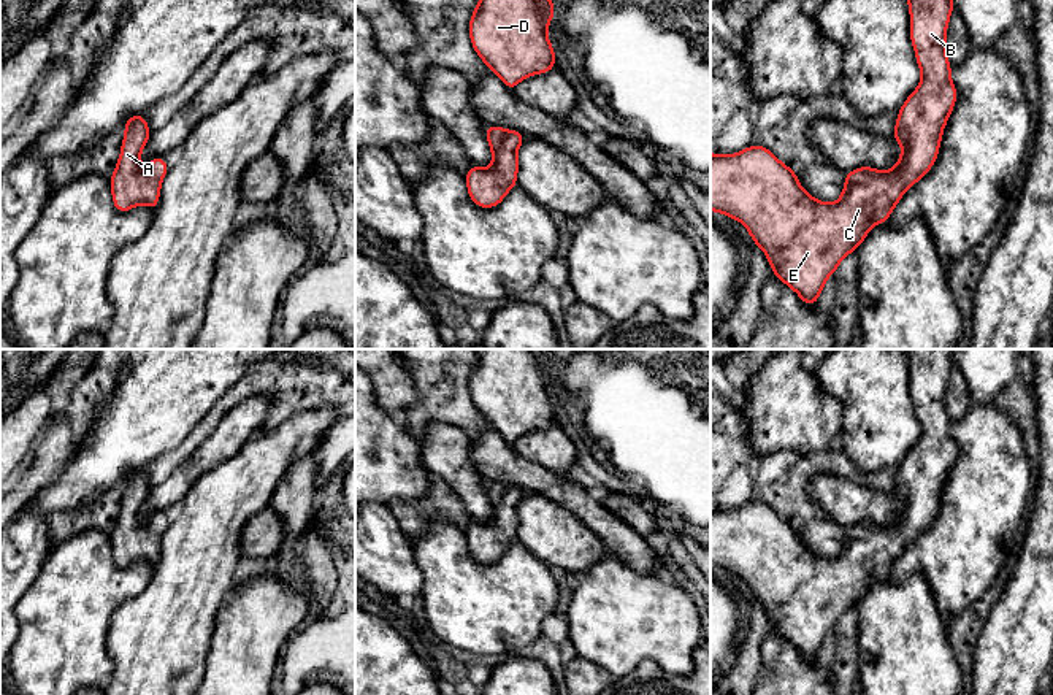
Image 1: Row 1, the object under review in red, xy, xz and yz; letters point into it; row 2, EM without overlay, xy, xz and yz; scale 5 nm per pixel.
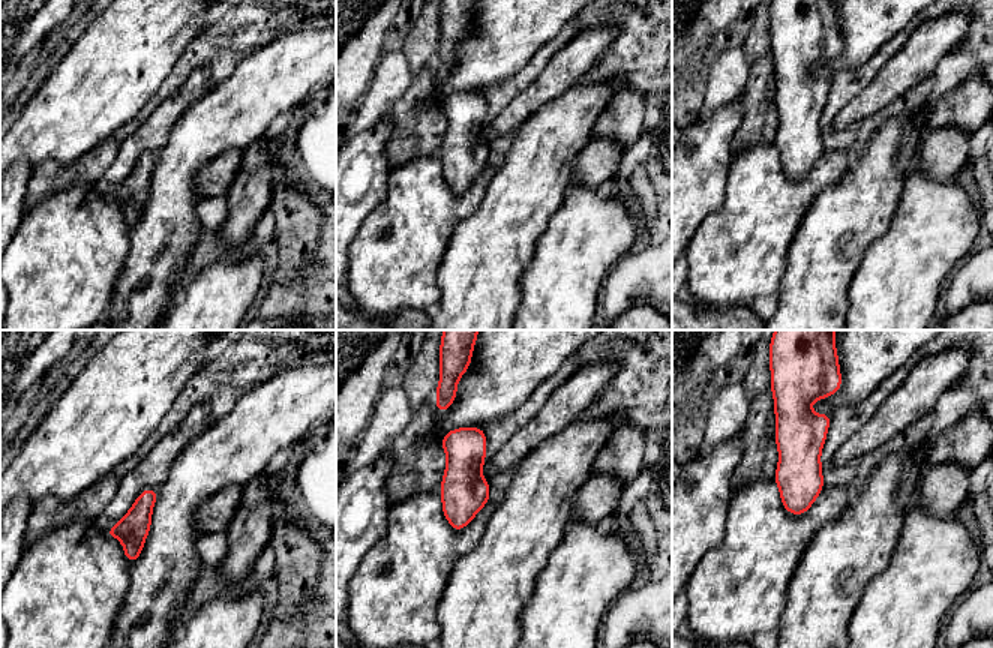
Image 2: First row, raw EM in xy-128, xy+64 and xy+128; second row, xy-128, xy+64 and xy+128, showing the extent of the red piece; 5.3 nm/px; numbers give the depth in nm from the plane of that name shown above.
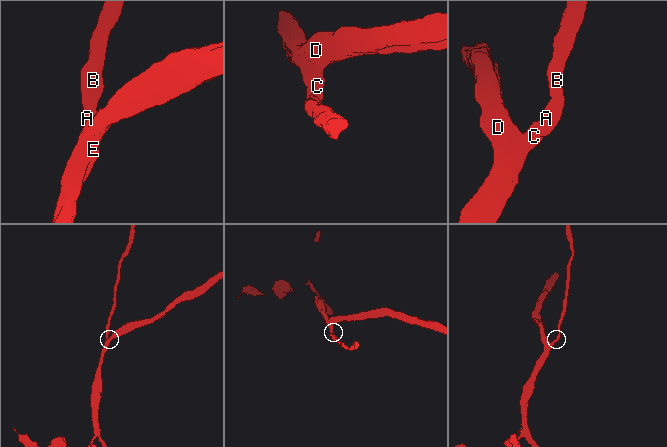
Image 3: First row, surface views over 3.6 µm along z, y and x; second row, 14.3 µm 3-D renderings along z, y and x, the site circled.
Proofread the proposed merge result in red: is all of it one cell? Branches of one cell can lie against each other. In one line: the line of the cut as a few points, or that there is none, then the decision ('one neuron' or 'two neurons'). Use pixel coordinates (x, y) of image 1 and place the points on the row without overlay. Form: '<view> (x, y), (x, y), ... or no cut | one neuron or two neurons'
no cut | one neuron

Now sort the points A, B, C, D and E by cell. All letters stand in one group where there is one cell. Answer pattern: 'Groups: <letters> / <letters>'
Groups: A B C D E

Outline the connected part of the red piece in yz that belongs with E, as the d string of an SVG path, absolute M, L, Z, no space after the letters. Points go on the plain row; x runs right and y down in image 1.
M906 349L906 354L910 367L910 397L917 409L921 436L899 463L891 492L902 501L902 509L891 525L855 524L845 530L840 554L834 559L825 559L809 551L799 539L798 530L761 500L752 500L733 511L710 508L710 566L723 568L729 574L742 578L752 597L766 609L772 630L793 644L809 662L817 659L828 632L836 630L840 616L850 608L856 608L869 586L875 579L885 579L904 547L932 524L944 482L958 454L945 403L947 381L955 363L953 349Z

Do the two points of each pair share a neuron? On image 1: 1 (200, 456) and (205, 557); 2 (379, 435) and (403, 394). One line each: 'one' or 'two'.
1: two
2: two

